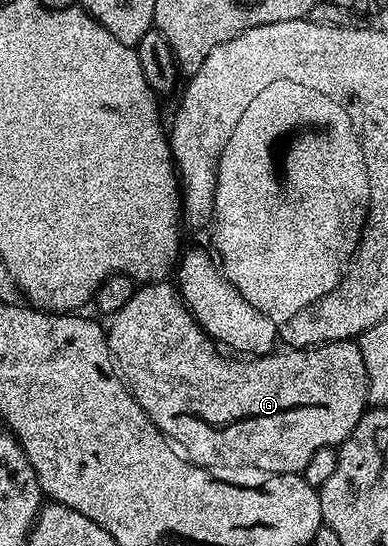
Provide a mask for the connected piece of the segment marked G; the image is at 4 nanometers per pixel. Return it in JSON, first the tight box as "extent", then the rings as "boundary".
{"extent":[106,281,369,474],"boundary":[[[147,281],[136,286],[133,297],[129,297],[125,309],[117,312],[110,323],[106,328],[107,343],[111,347],[111,355],[115,358],[119,374],[122,375],[127,388],[130,389],[132,397],[138,401],[141,409],[145,409],[145,413],[154,421],[157,429],[162,431],[176,448],[181,449],[186,458],[199,467],[208,469],[220,469],[219,467],[246,469],[252,467],[269,473],[300,474],[305,469],[305,465],[309,465],[309,457],[313,457],[313,453],[317,453],[317,449],[338,448],[340,443],[344,443],[349,437],[349,433],[353,433],[357,421],[361,421],[364,411],[369,407],[365,357],[361,353],[358,342],[350,339],[338,339],[332,343],[321,343],[313,347],[282,349],[283,351],[272,350],[266,355],[255,355],[254,357],[226,359],[222,355],[224,352],[217,346],[216,340],[212,339],[203,330],[203,326],[195,320],[195,316],[192,315],[191,310],[184,303],[182,295],[179,294],[176,284],[171,281]]]}

